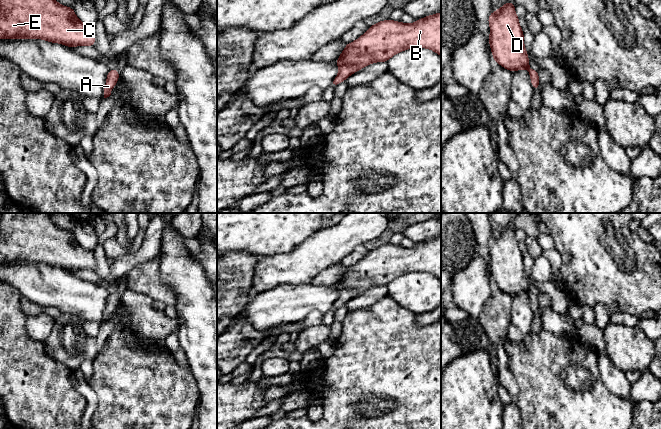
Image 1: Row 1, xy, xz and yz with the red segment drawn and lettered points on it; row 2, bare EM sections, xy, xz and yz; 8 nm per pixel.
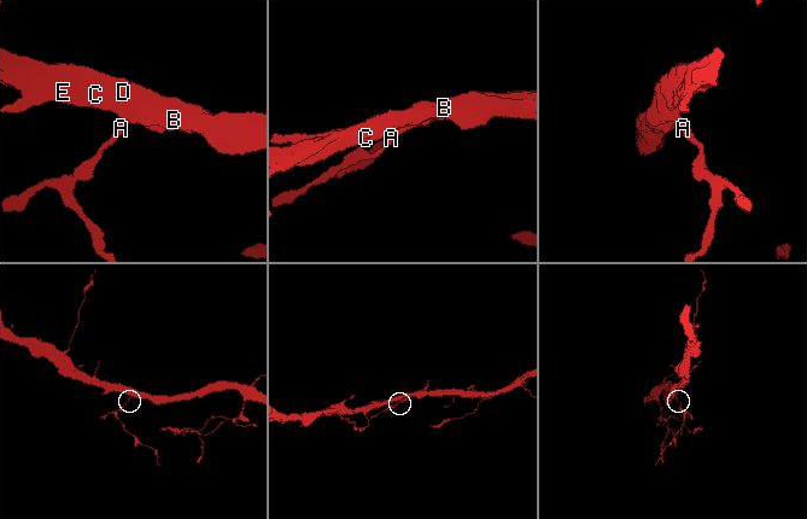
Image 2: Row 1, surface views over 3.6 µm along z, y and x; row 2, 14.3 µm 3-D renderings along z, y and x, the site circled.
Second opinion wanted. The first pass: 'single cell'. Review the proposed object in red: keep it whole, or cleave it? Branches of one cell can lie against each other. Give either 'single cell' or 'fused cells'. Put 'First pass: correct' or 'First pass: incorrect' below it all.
single cell
First pass: correct

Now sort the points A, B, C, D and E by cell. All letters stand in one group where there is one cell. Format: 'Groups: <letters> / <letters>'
Groups: A B C D E

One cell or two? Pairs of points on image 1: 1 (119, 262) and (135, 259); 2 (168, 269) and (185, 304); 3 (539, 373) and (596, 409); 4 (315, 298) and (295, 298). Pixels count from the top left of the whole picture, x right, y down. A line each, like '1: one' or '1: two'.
1: one
2: one
3: one
4: one

